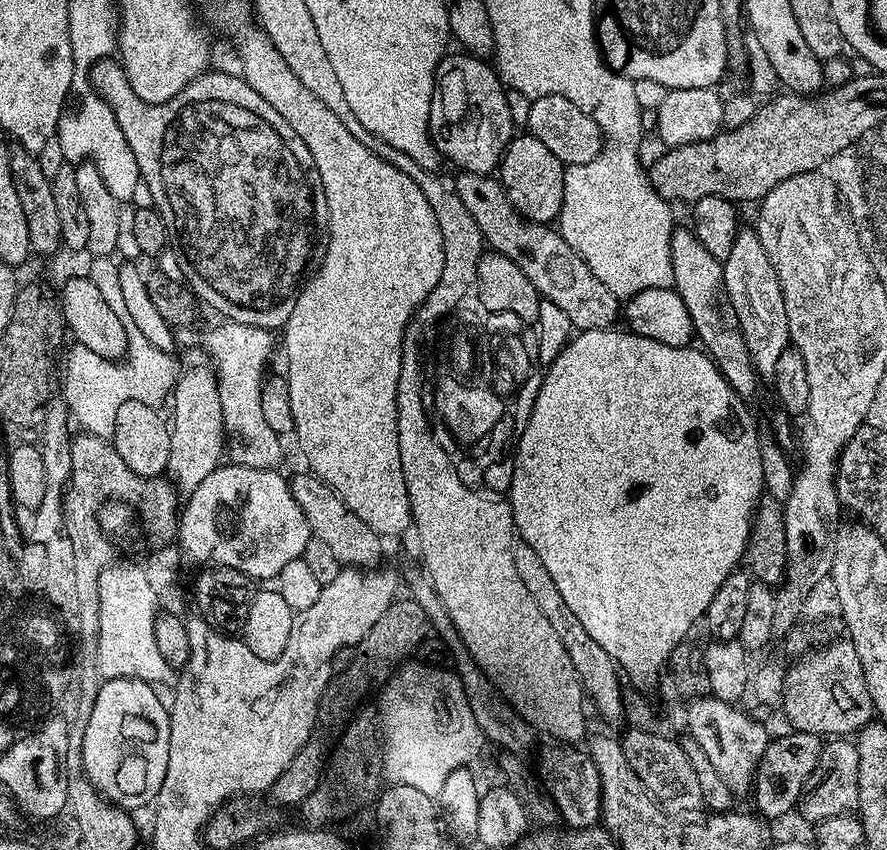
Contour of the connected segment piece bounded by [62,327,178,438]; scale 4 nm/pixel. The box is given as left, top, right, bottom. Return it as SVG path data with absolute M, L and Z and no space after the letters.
M134 327L128 328L128 350L121 362L102 358L102 354L94 354L94 350L86 350L81 344L76 344L73 349L64 368L62 400L71 419L77 425L80 423L89 436L112 437L114 418L118 418L118 406L122 406L122 402L145 400L150 405L160 406L176 387L176 356L152 346Z

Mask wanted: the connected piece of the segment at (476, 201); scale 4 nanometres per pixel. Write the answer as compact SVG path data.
M460 170L455 174L457 175L456 184L454 183L455 194L462 202L462 206L470 210L470 218L474 218L476 230L484 236L485 245L491 251L500 252L506 258L510 258L510 262L514 262L514 266L518 266L518 270L522 270L522 274L526 274L526 278L534 282L541 297L563 305L564 272L583 269L584 259L572 251L572 247L560 237L555 227L527 220L510 202L499 179L482 172Z

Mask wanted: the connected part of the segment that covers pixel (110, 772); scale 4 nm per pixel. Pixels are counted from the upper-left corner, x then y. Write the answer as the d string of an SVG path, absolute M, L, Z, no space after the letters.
M111 678L104 681L104 685L98 690L94 698L94 708L90 713L90 720L86 724L85 737L82 741L82 766L84 767L84 777L97 789L109 803L125 810L140 808L143 804L151 805L155 801L158 790L162 786L162 778L166 778L166 762L170 762L170 718L169 709L160 701L160 696L155 687L146 684L142 680L130 680L127 678Z

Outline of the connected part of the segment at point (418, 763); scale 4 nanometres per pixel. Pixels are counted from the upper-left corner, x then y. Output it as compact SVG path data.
M423 662L412 663L405 663L393 672L391 680L379 693L381 696L378 728L382 733L382 740L384 736L384 772L393 785L414 786L415 789L422 790L423 794L438 798L442 794L446 778L449 778L454 770L471 765L471 760L479 754L480 747L485 747L486 741L478 722L474 722L470 702L455 671L445 670L440 666L429 666Z

